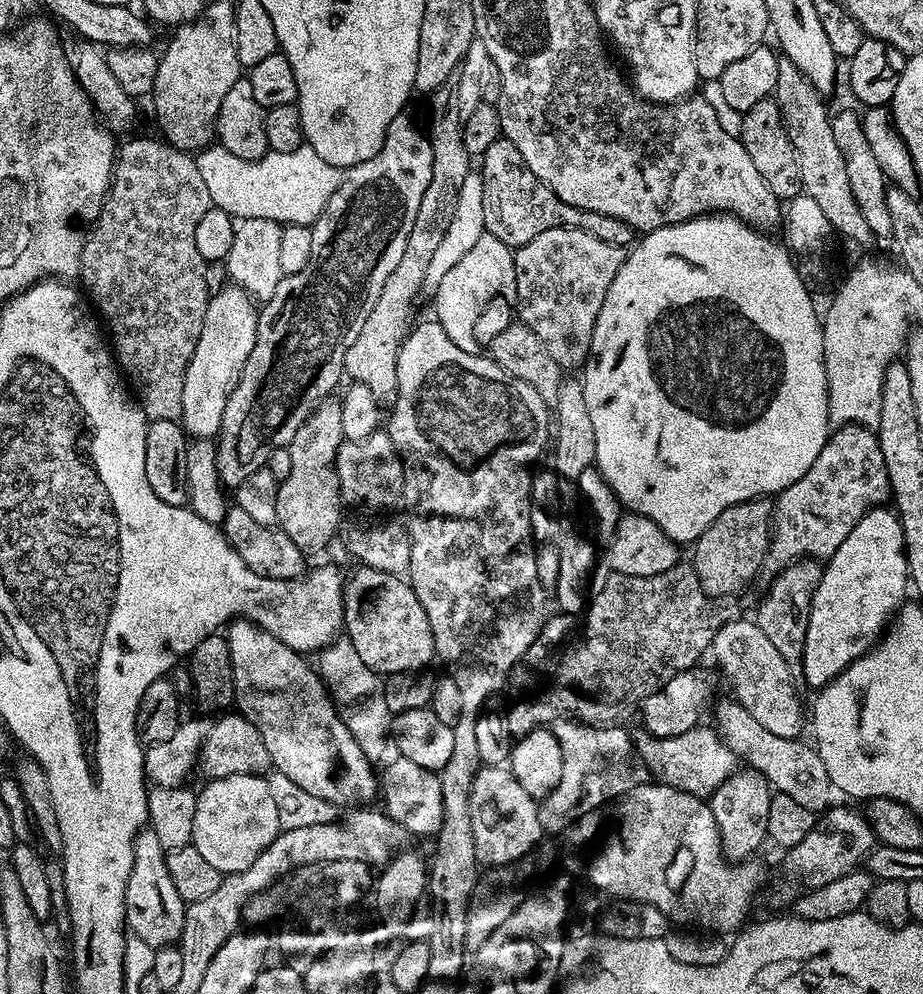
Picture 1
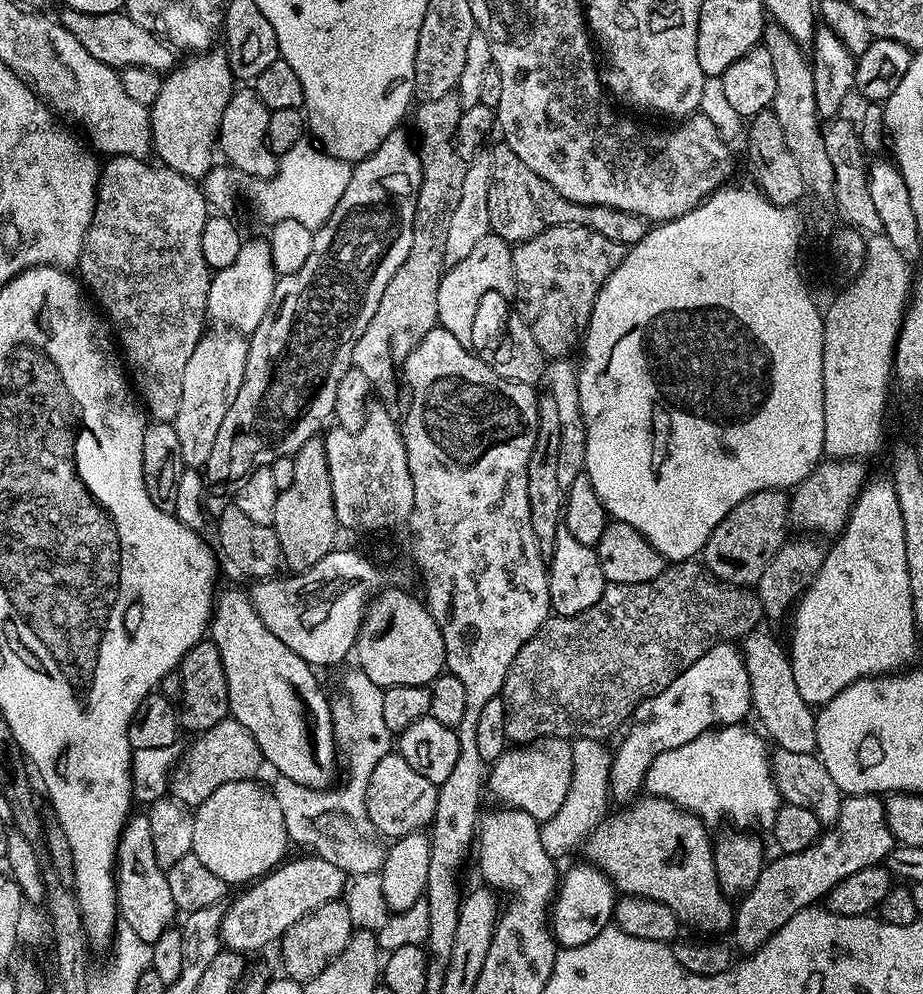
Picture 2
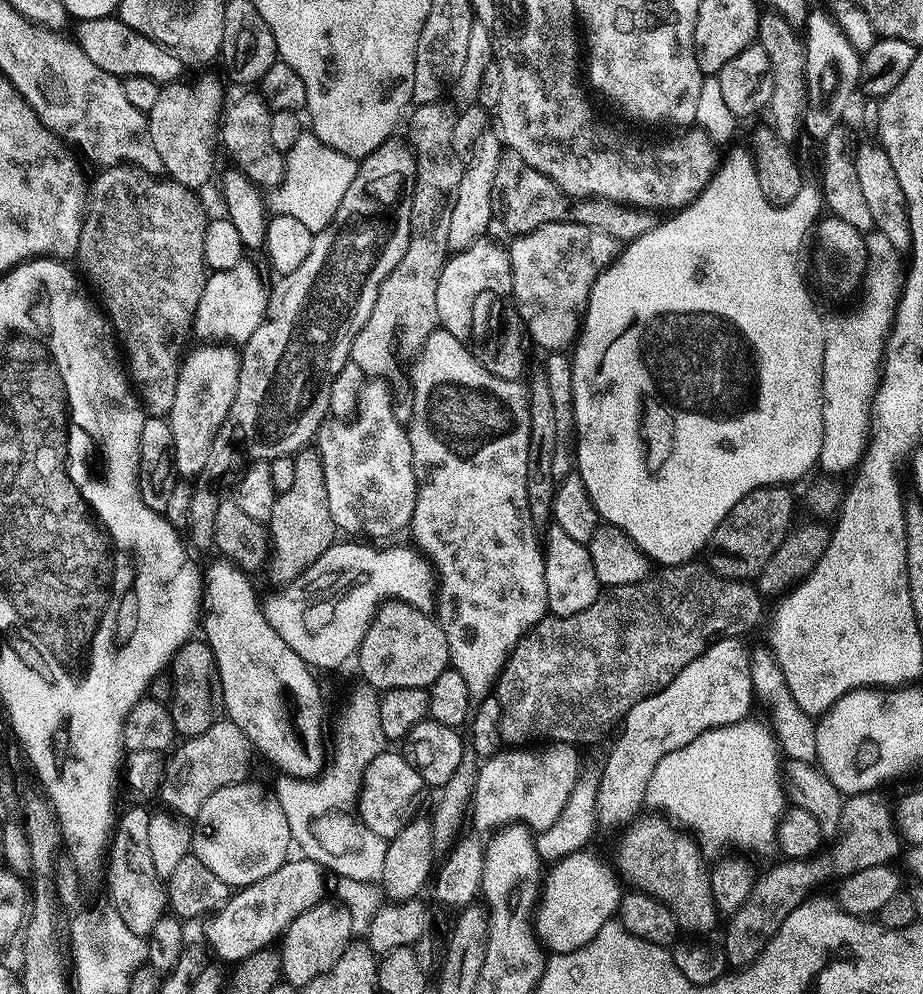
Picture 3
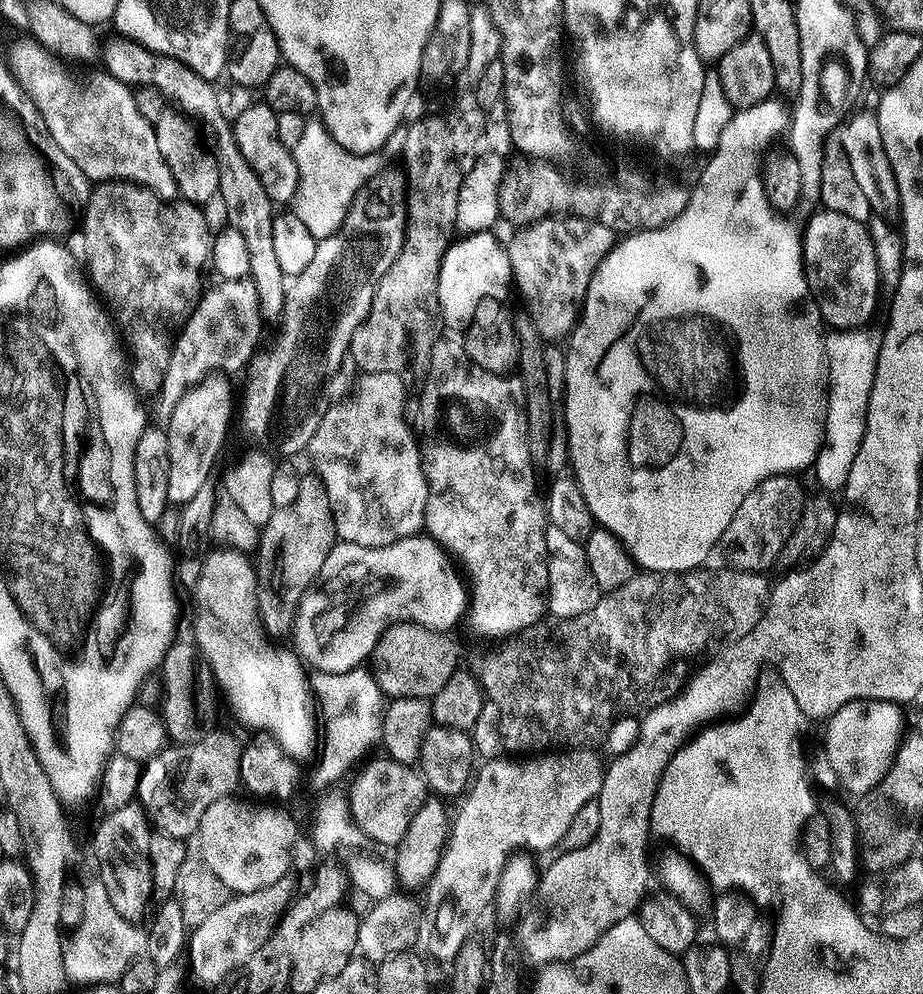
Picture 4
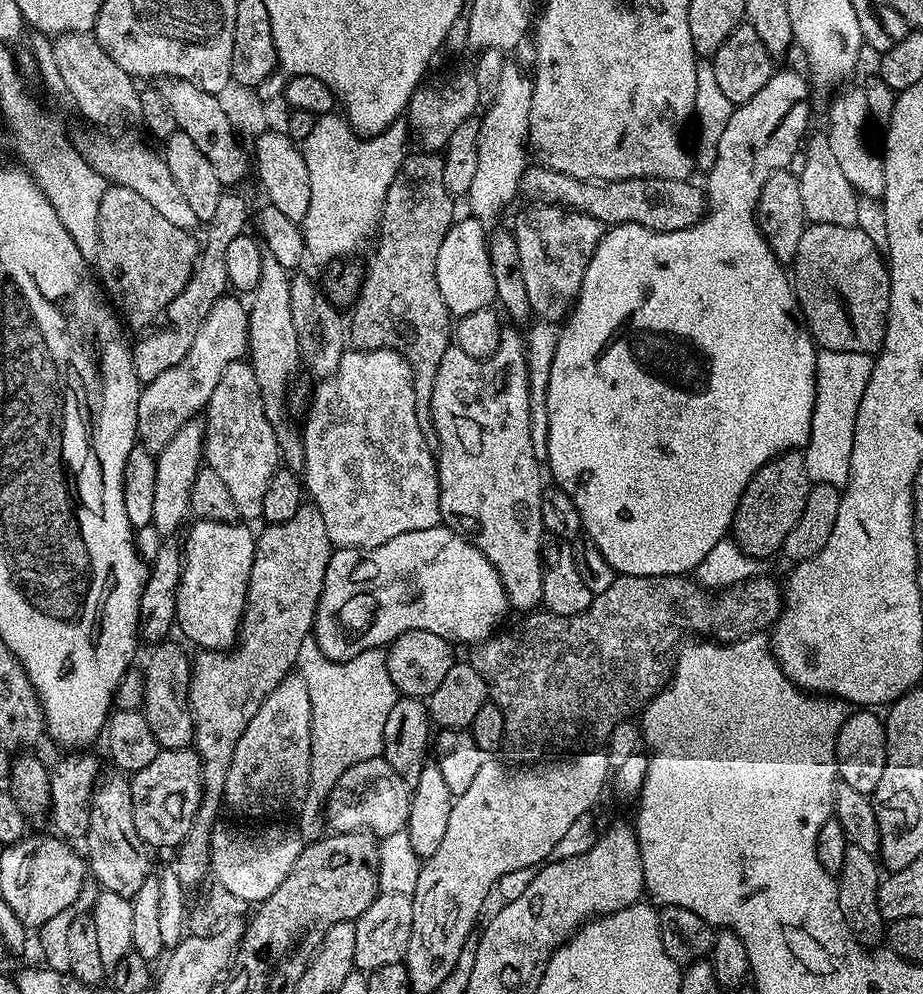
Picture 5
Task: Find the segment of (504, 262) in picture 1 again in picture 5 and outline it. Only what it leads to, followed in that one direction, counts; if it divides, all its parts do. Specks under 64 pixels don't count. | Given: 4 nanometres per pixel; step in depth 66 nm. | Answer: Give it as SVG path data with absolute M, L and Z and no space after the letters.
M460 218L453 223L446 238L442 238L442 246L438 249L436 259L438 290L442 290L442 298L448 311L456 318L474 314L474 310L489 307L496 300L494 274L488 253L489 233L484 232L485 225L481 221L475 218L467 219Z

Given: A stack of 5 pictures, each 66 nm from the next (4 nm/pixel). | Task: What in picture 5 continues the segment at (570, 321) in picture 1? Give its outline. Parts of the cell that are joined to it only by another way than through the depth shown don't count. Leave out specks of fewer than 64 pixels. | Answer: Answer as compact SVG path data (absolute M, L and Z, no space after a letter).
M558 204L528 206L528 209L517 218L514 235L518 242L518 262L522 262L522 278L526 282L530 306L539 319L560 322L571 313L572 305L576 303L576 295L582 286L582 278L586 274L586 266L590 266L590 258L605 231L606 226L598 222L598 218L590 218L590 214L573 212L571 208L561 208Z

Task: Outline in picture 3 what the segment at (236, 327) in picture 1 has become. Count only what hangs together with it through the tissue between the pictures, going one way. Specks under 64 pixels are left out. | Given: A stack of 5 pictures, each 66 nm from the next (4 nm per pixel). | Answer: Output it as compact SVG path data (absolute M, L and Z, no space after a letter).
M212 342L207 346L200 346L197 352L189 351L183 357L178 374L178 386L174 390L174 406L166 419L172 431L172 462L181 477L195 478L206 464L210 455L211 444L223 419L226 418L230 404L234 400L238 388L238 374L240 358L235 347L224 342Z

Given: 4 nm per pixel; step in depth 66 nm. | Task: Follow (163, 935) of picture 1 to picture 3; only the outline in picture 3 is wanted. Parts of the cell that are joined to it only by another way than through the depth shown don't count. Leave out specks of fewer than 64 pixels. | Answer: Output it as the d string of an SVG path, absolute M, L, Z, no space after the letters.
M132 808L124 817L119 817L110 837L110 847L106 852L106 896L110 899L111 907L116 908L119 917L136 935L151 937L154 926L166 915L168 894L165 881L154 870L154 861L150 858L150 812L149 809Z

